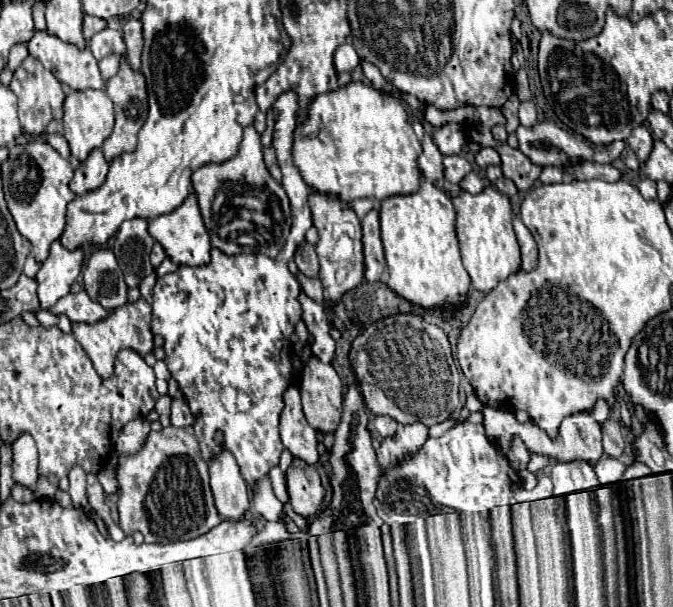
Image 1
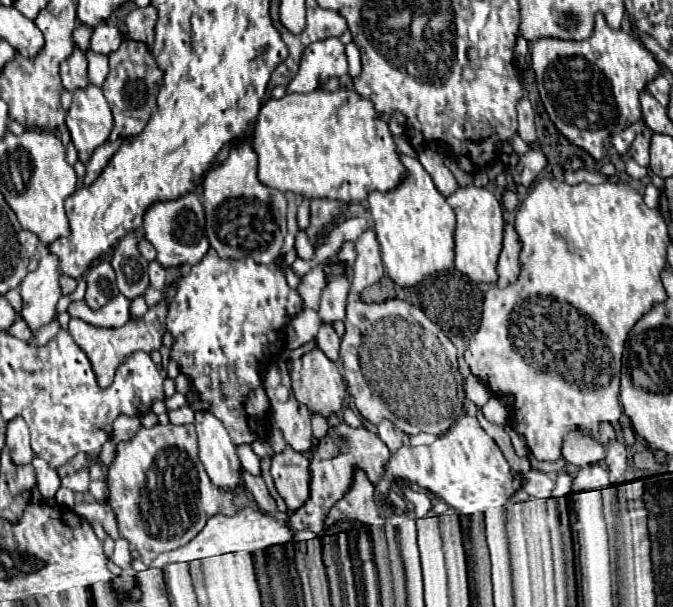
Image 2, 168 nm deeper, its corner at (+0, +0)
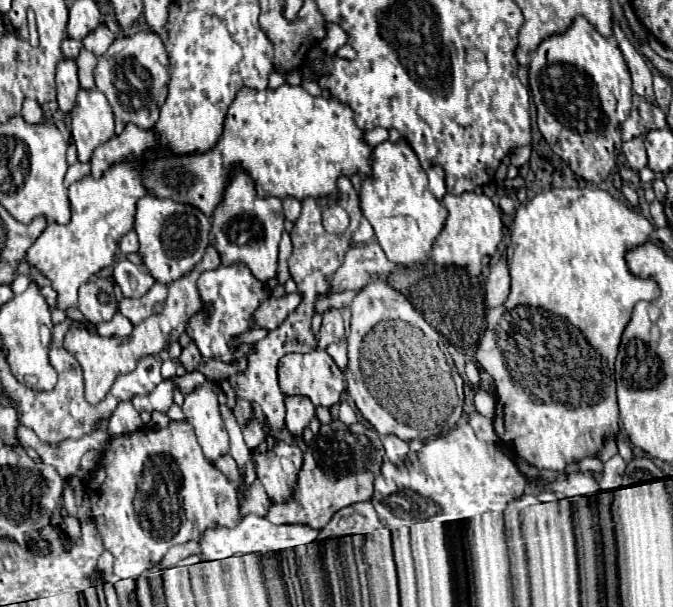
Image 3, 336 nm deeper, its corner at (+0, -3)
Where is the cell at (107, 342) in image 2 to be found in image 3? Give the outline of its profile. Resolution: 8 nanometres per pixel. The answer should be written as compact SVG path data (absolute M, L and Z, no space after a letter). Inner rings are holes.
M214 245L208 247L208 251L204 253L204 259L188 273L184 275L184 279L178 279L176 283L172 283L168 287L168 299L164 303L164 311L160 315L150 315L148 319L144 319L140 325L134 327L134 331L128 335L128 339L116 339L116 337L100 337L100 335L92 335L84 329L70 329L64 335L64 343L62 347L80 363L82 373L84 373L84 383L86 383L86 401L90 405L98 405L106 393L110 391L112 383L116 381L118 375L130 373L136 369L136 363L146 357L146 355L156 355L160 353L164 347L168 347L170 343L178 341L178 337L186 331L186 325L190 321L190 317L194 317L196 313L202 311L204 303L200 299L196 281L198 277L208 271L208 269L216 269L220 265L220 255L216 251Z

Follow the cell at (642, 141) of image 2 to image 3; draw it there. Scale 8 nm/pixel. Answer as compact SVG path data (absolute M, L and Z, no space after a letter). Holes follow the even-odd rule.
M640 137L636 139L630 139L622 145L622 153L628 161L628 165L634 169L634 171L640 171L648 165L648 157L646 157L646 147L644 147L644 141Z

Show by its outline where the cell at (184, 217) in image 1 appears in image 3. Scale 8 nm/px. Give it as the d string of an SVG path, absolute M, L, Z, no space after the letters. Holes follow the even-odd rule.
M144 195L136 203L134 231L138 235L138 255L142 257L148 273L156 283L170 285L182 275L190 273L194 265L202 259L204 249L210 245L210 219L196 207L182 203L172 203L170 199L156 199Z

